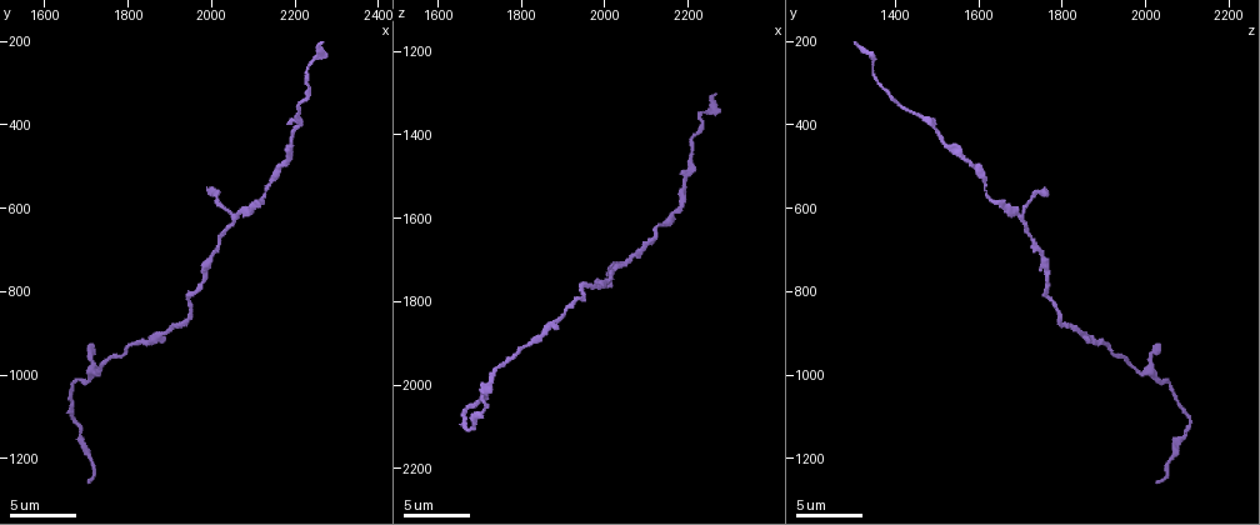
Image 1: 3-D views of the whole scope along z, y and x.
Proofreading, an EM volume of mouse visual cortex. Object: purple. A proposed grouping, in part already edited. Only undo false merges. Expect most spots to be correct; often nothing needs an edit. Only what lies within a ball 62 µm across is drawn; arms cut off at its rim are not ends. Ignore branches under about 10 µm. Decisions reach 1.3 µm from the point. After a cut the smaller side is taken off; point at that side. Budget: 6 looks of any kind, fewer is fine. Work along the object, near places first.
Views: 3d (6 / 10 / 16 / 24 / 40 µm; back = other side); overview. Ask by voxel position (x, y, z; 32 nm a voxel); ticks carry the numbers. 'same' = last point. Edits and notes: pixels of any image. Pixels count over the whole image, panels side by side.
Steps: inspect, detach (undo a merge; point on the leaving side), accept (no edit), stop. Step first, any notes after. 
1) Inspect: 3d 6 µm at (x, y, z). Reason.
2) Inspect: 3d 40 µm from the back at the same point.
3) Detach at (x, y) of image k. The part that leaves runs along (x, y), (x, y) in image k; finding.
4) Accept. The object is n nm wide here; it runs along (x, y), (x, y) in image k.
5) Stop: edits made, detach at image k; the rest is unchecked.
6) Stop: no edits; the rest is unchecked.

Inspect: 3d 10 µm at (1825, 925, 1900). Sudden change in width.

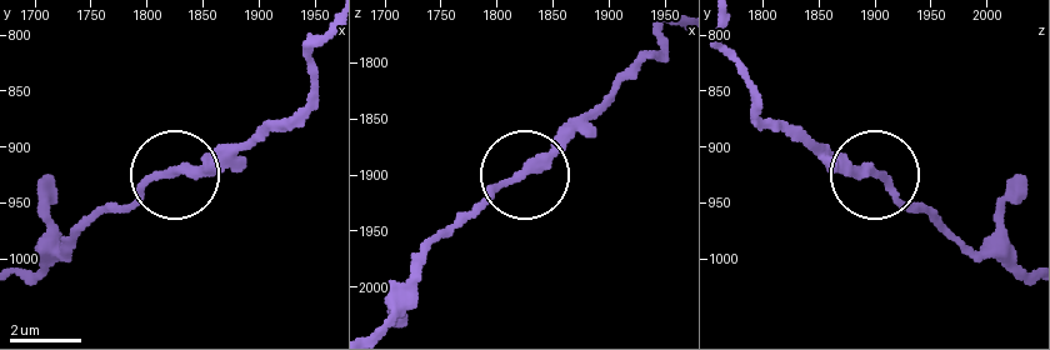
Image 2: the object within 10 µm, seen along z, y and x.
Accept. It runs along (324, 44), (311, 89), (288, 115), (216, 145), (111, 210) in image 2; all the same neuron.

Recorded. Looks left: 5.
Inspect: 3d 10 µm at (2180, 485, 1560). Narrows sharply.

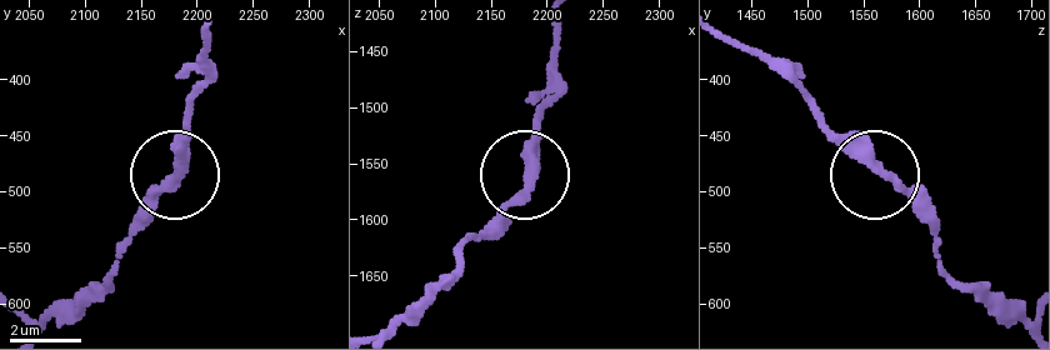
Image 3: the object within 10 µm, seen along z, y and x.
Inspect: 3d 6 µm at (2184, 484, 1566).

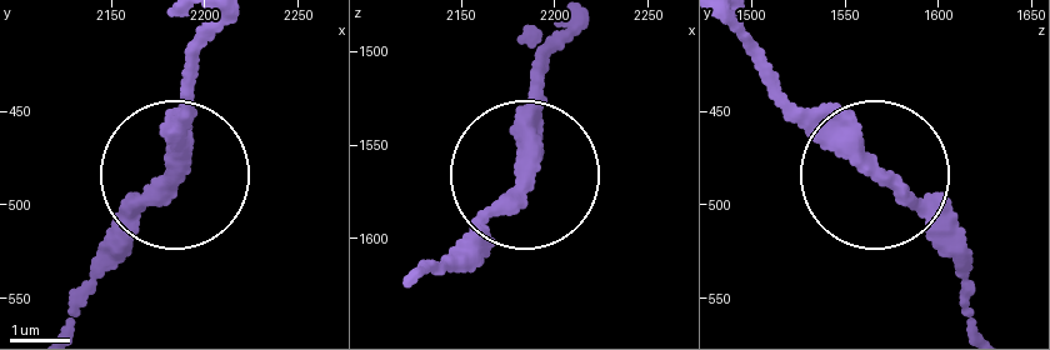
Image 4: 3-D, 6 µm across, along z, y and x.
Accept. It runs along (970, 316), (945, 241), (756, 68) in image 4; all the same neuron.

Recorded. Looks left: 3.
Inspect: 3d 10 µm at (2050, 630, 1700). Three-way junction.

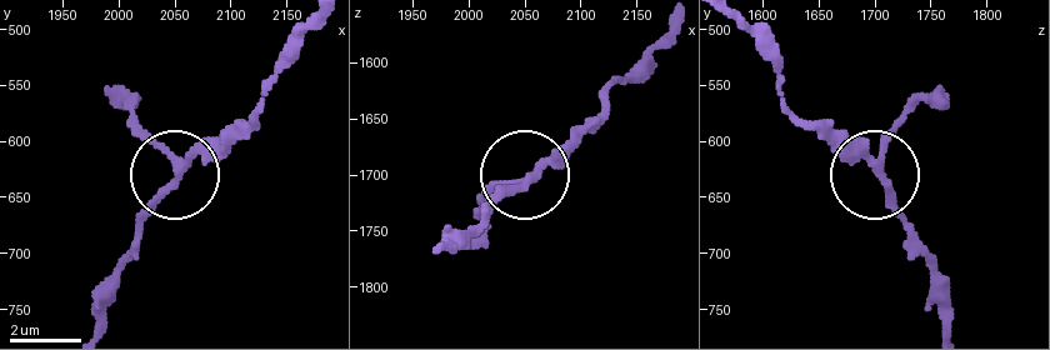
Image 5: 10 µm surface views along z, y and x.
Inspect: 3d 6 µm at (2052, 630, 1706).

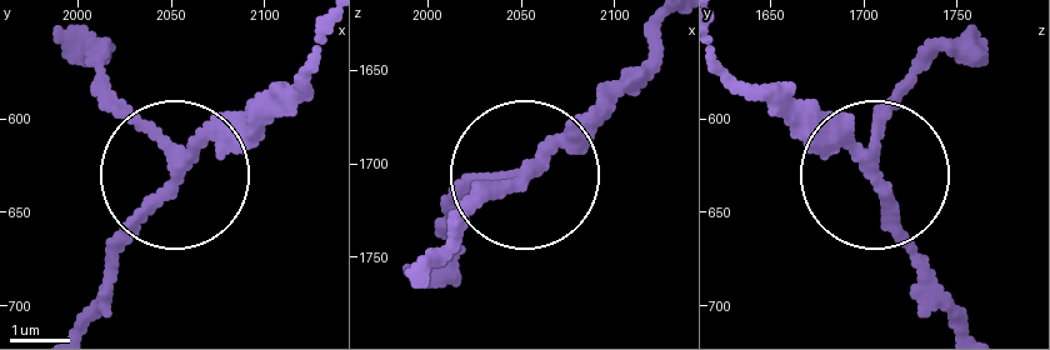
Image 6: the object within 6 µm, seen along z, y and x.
Accept. 3 arms meet here; one neuron here.

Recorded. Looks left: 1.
Stop: no edits; the rest is unchecked.

